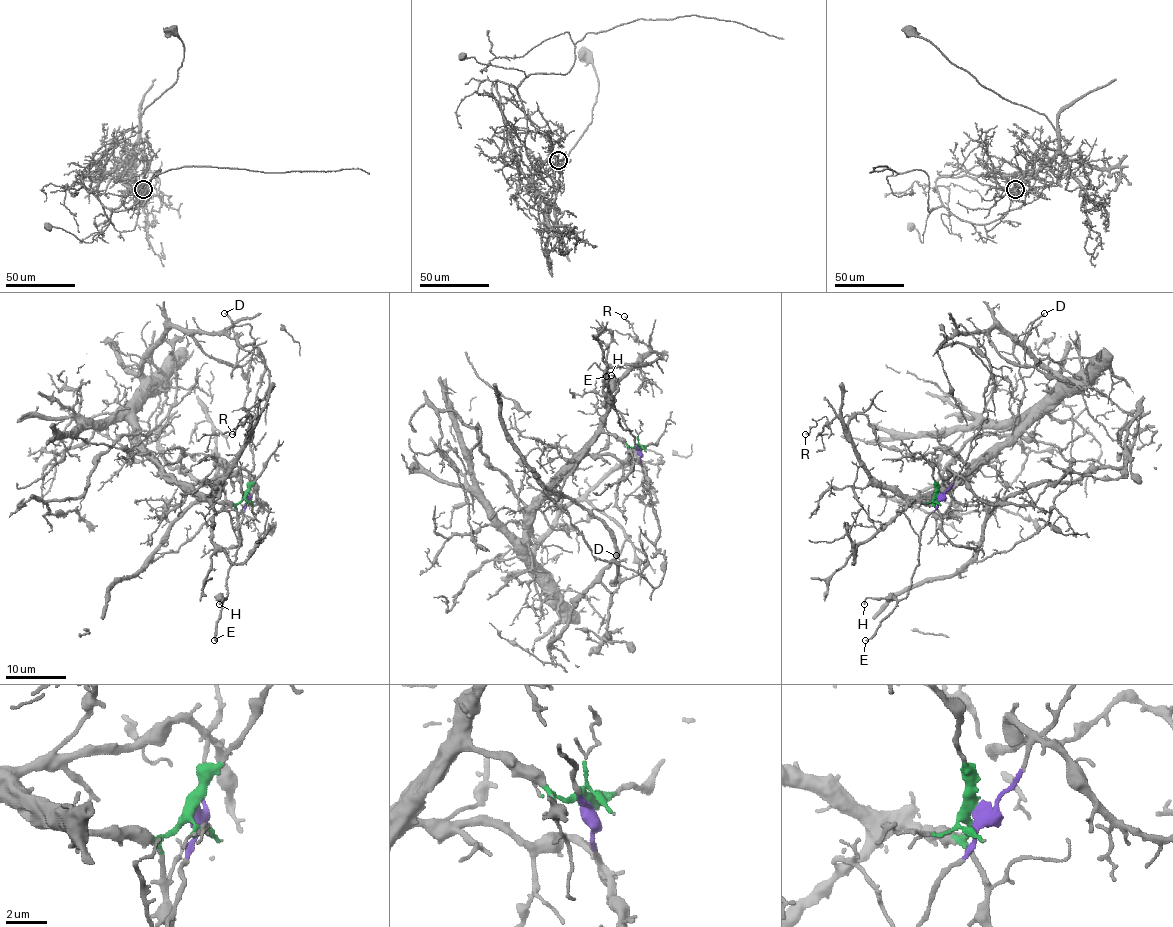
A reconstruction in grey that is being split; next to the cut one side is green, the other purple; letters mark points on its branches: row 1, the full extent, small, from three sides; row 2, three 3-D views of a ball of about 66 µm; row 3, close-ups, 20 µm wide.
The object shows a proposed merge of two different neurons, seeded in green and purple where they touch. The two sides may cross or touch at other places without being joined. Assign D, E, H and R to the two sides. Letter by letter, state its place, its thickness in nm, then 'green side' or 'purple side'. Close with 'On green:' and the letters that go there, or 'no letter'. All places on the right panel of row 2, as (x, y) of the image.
D: place (1044, 313); calibre 200 nm; green side
E: place (865, 640); calibre 200 nm; purple side
H: place (864, 604); calibre 200 nm; purple side
R: place (805, 434); calibre 170 nm; green side
On green: D, R

